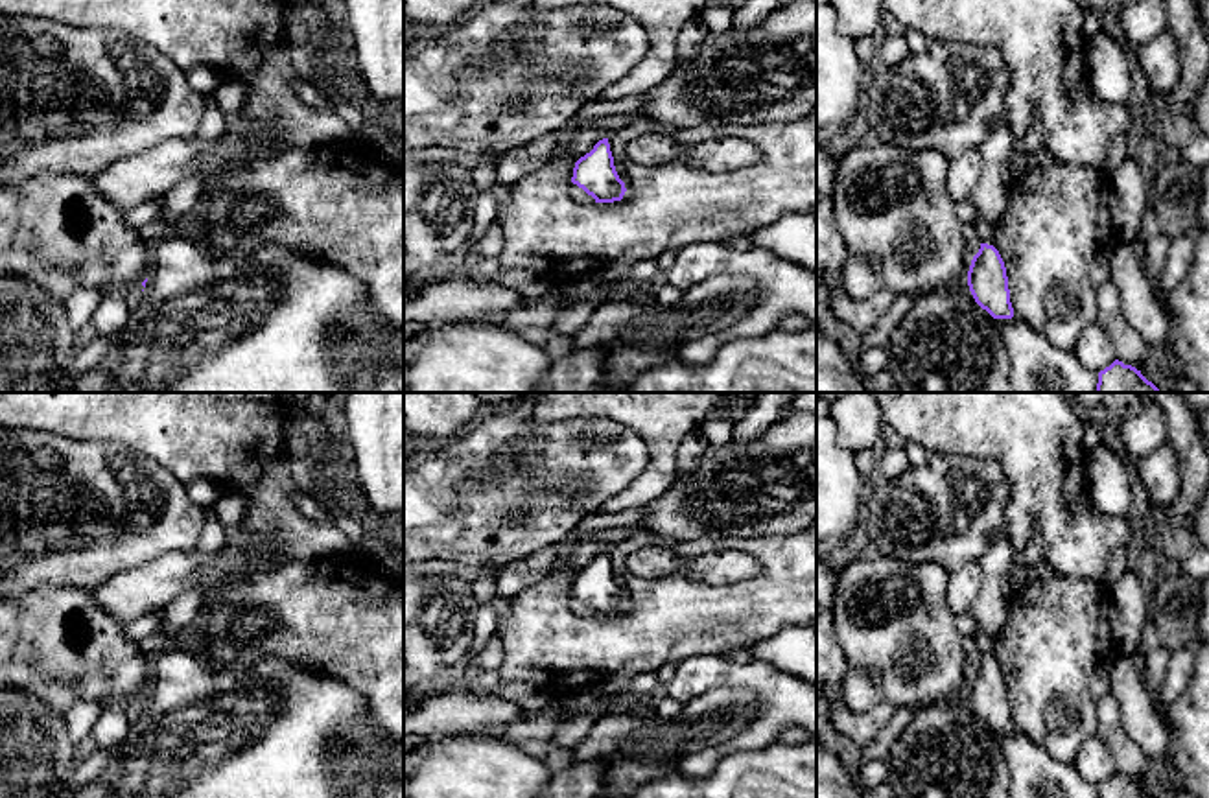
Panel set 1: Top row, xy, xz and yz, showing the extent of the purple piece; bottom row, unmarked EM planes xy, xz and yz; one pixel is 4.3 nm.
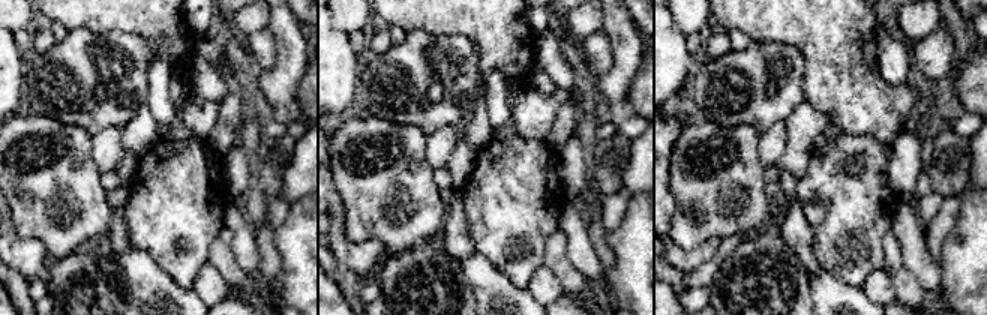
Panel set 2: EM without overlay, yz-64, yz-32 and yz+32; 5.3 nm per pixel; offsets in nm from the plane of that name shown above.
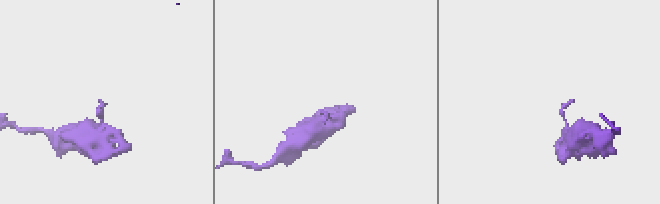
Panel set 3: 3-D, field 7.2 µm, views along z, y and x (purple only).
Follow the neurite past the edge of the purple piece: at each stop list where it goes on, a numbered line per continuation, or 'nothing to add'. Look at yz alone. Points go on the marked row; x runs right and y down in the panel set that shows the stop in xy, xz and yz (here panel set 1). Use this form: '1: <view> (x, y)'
nothing to add

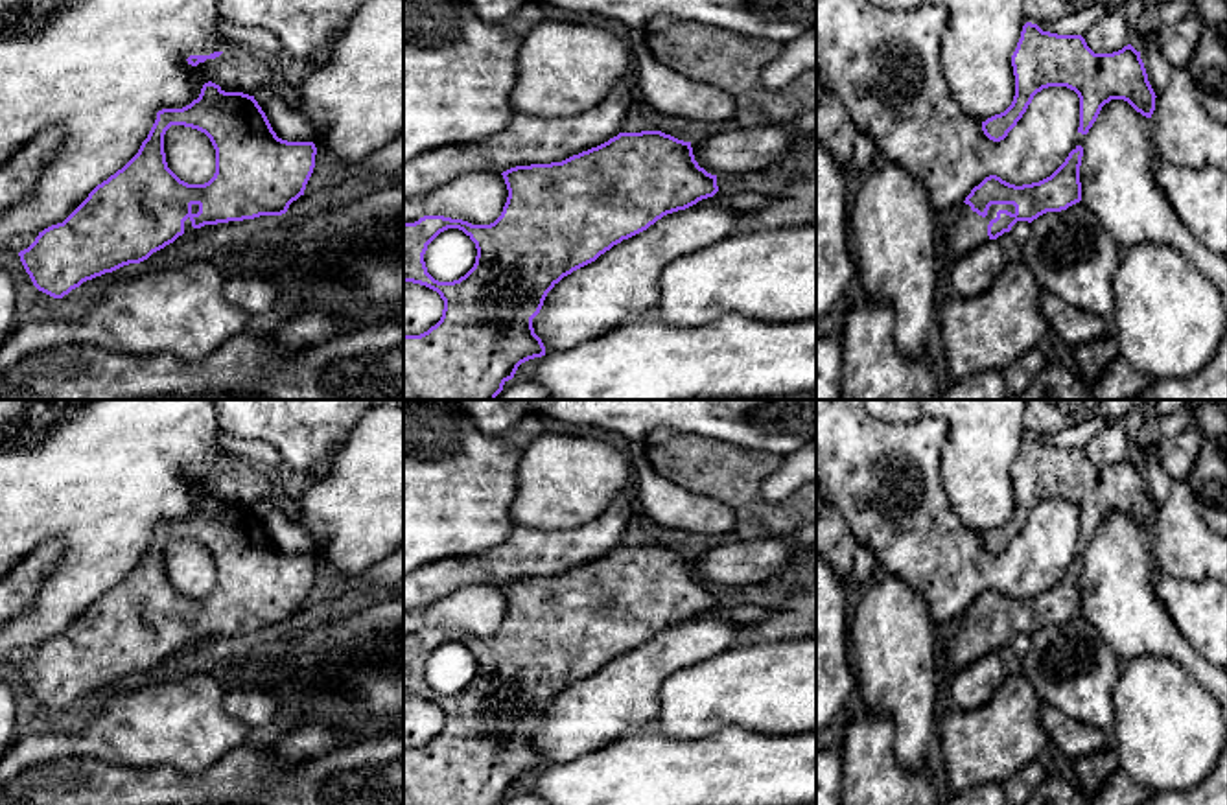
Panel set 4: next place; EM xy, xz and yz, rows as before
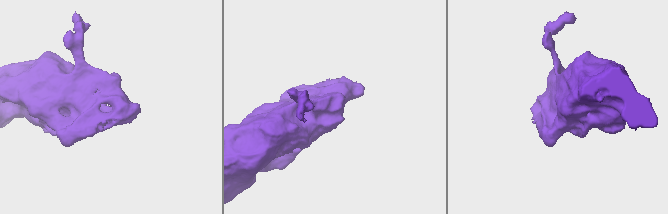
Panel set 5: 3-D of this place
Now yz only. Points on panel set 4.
1: yz (969, 231)

